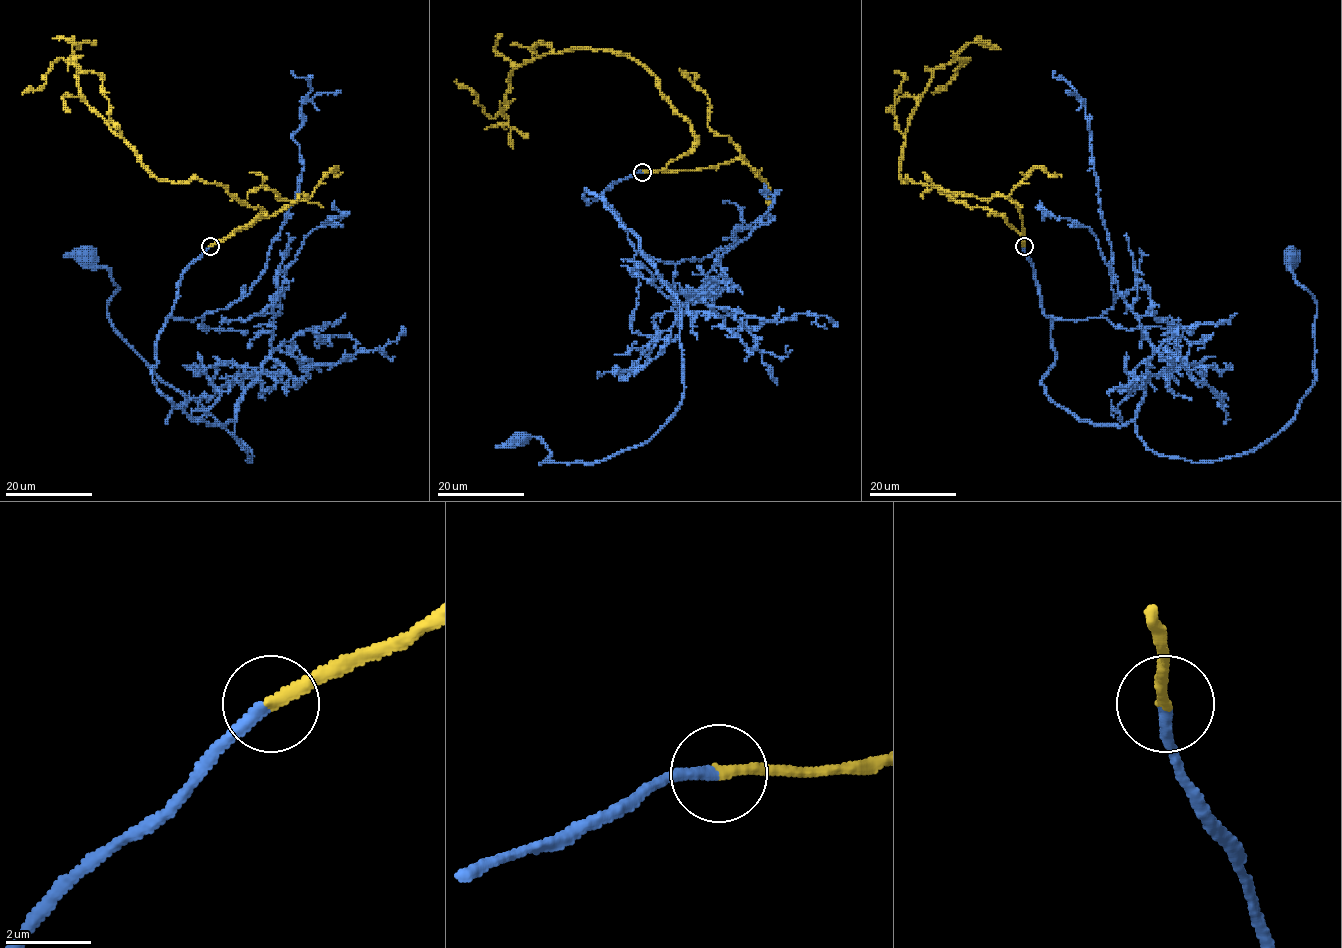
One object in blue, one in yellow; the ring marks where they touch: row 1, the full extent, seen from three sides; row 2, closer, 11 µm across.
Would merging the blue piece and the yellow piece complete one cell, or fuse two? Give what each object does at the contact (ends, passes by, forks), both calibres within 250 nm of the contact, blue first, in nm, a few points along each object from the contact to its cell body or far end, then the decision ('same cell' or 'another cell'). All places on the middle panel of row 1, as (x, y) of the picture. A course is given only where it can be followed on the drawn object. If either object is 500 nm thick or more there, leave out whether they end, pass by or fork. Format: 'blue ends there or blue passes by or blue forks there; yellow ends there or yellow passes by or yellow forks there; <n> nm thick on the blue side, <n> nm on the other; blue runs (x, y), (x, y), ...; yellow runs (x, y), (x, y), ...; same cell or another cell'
blue ends there; yellow ends there; 240 nm thick on the blue side, 280 nm on the other; blue runs (642, 172), (584, 198), (639, 239), (680, 305), (680, 405), (601, 461), (539, 464), (550, 450), (520, 438); yellow runs (642, 172), (696, 138), (627, 55), (573, 47), (526, 60), (494, 118), (454, 81); same cell

